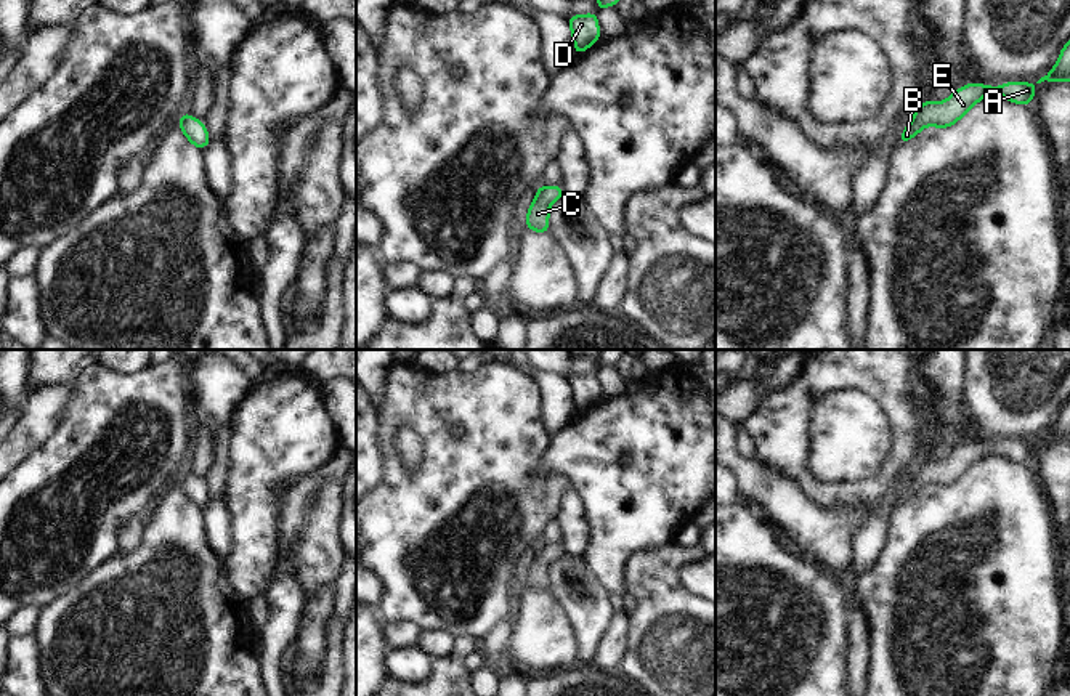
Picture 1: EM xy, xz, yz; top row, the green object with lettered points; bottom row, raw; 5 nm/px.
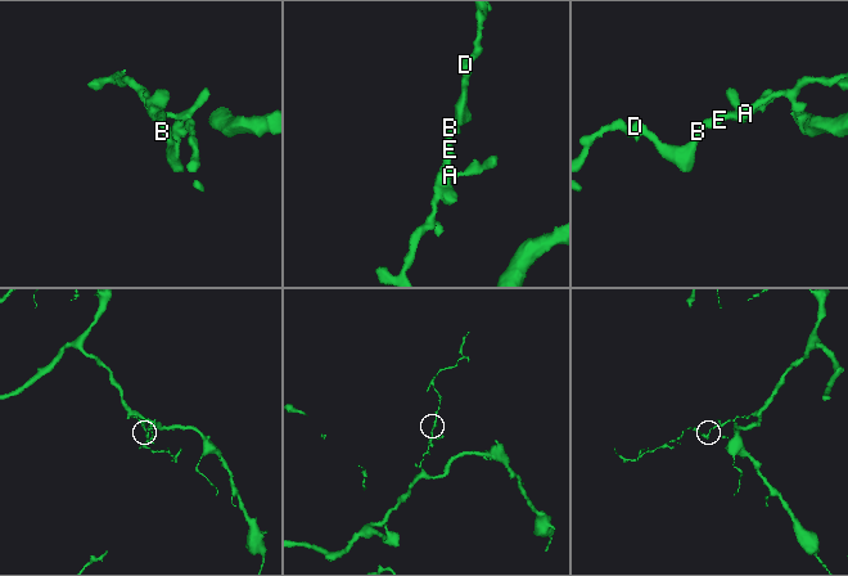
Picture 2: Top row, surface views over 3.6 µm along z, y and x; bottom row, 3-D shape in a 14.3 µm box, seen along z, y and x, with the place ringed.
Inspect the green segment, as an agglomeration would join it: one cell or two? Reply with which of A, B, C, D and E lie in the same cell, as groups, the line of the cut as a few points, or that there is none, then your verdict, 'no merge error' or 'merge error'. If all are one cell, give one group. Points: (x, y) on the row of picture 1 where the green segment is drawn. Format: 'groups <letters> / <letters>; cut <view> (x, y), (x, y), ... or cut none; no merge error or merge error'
groups A B C D E; cut none; no merge error

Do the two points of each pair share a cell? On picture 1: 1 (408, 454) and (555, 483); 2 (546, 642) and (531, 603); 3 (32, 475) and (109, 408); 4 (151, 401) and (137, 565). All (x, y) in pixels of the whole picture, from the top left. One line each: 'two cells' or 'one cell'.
1: two cells
2: one cell
3: one cell
4: two cells

